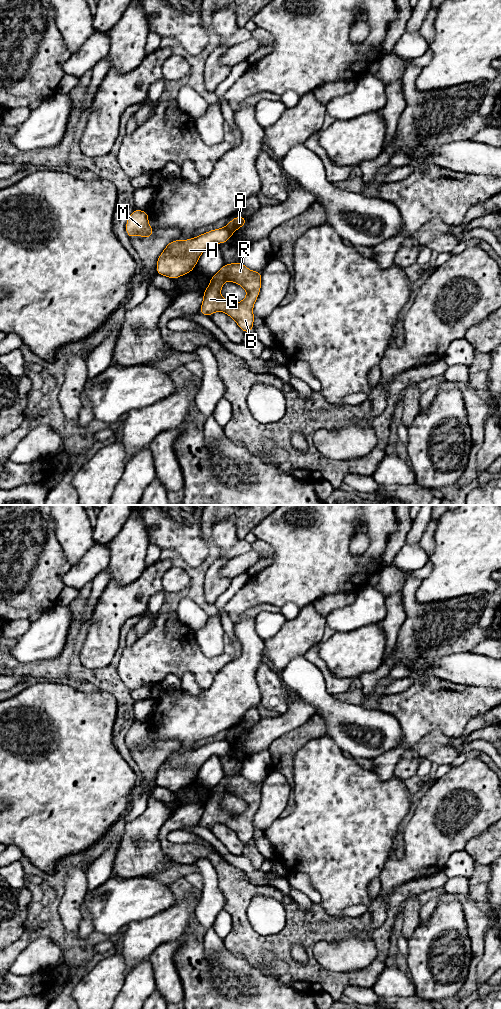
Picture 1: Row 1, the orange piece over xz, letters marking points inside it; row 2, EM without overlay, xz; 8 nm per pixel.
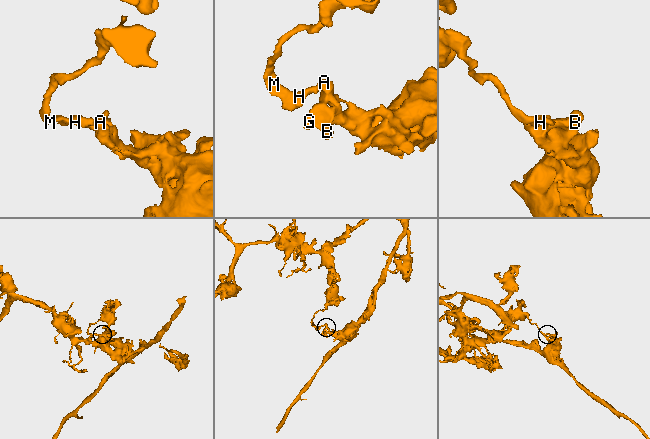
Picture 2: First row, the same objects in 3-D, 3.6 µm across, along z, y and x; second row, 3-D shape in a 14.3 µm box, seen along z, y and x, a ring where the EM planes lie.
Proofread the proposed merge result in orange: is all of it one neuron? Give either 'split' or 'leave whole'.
split

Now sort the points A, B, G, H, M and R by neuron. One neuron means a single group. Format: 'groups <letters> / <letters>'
groups A B G R / H M

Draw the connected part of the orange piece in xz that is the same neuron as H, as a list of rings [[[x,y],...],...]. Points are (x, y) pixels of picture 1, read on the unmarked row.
[[[226,740],[214,741],[190,752],[171,753],[157,772],[159,787],[176,791],[190,785],[201,766],[213,755],[223,756],[231,750]]]

